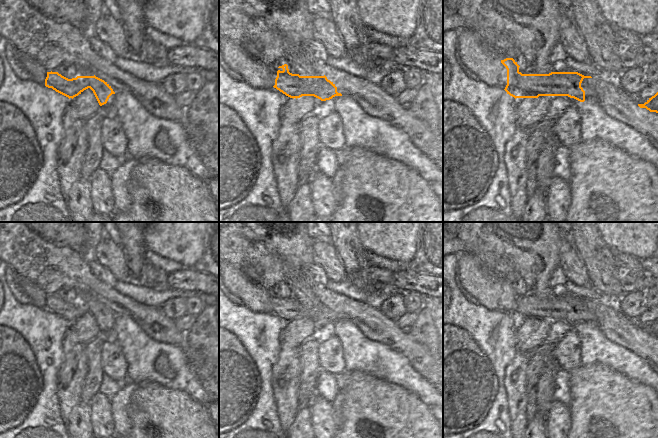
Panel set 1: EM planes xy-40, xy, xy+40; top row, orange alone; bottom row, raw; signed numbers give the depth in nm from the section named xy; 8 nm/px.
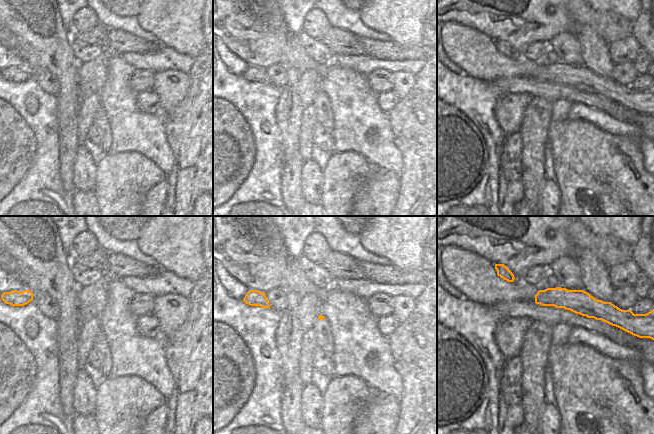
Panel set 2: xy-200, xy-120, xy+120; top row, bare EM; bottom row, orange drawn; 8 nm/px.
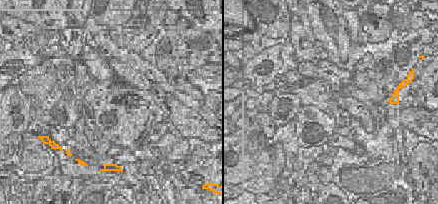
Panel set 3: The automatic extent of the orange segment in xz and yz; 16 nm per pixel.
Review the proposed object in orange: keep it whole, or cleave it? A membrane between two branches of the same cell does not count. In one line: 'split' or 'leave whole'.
split

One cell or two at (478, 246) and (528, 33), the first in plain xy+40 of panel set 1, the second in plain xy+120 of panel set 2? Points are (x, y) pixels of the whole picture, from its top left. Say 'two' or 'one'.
one

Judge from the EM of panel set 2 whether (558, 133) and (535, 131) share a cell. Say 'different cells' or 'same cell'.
different cells

